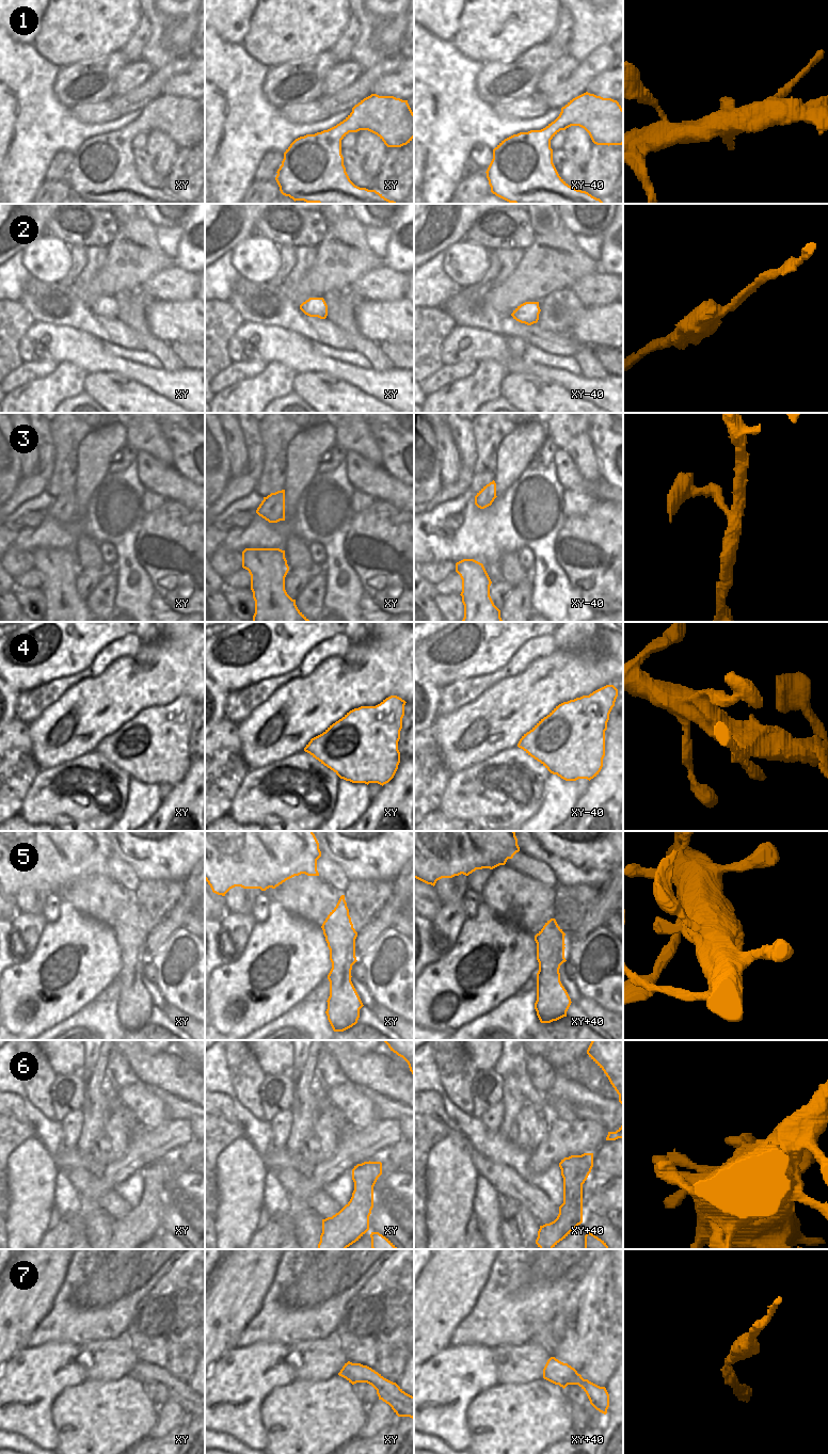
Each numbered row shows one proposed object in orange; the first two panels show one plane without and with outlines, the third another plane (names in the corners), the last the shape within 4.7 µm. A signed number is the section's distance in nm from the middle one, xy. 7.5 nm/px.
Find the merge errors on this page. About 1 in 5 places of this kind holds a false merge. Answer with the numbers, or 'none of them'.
none of them

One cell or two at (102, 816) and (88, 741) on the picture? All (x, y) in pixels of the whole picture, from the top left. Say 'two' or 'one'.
two

